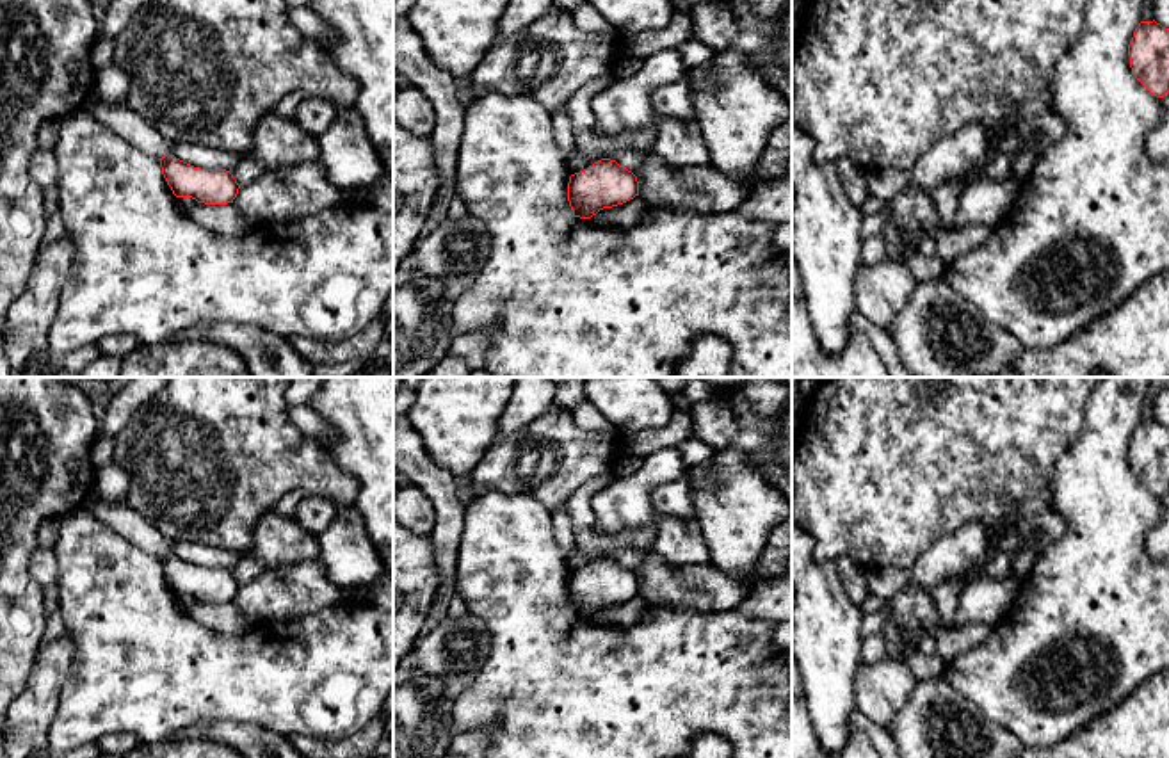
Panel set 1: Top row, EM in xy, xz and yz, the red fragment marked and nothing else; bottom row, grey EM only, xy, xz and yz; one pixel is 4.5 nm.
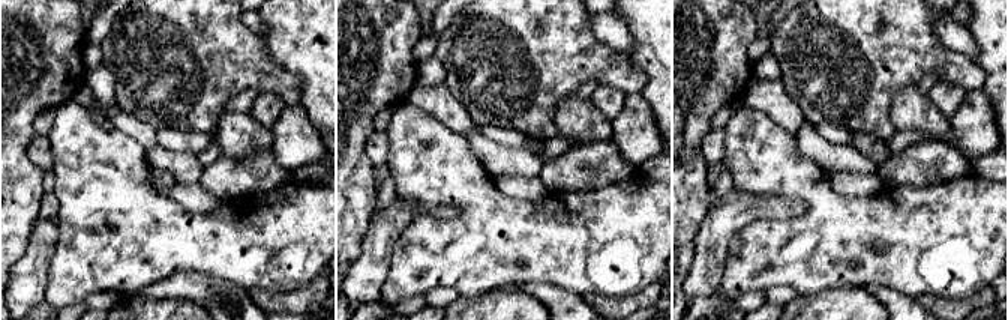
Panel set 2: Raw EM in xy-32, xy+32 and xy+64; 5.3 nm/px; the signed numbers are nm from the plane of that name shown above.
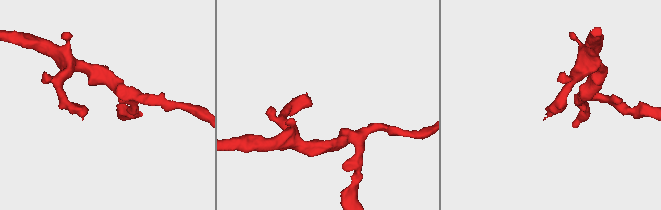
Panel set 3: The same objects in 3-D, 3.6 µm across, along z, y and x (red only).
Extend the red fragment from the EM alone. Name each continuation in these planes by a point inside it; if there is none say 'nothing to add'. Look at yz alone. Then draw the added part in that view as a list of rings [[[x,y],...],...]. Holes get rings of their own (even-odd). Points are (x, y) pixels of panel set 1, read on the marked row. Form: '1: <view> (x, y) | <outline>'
nothing to add

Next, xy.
nothing to add

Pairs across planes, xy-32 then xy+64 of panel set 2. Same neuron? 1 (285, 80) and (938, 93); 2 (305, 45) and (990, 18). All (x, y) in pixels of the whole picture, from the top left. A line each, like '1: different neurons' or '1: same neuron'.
1: different neurons
2: same neuron

